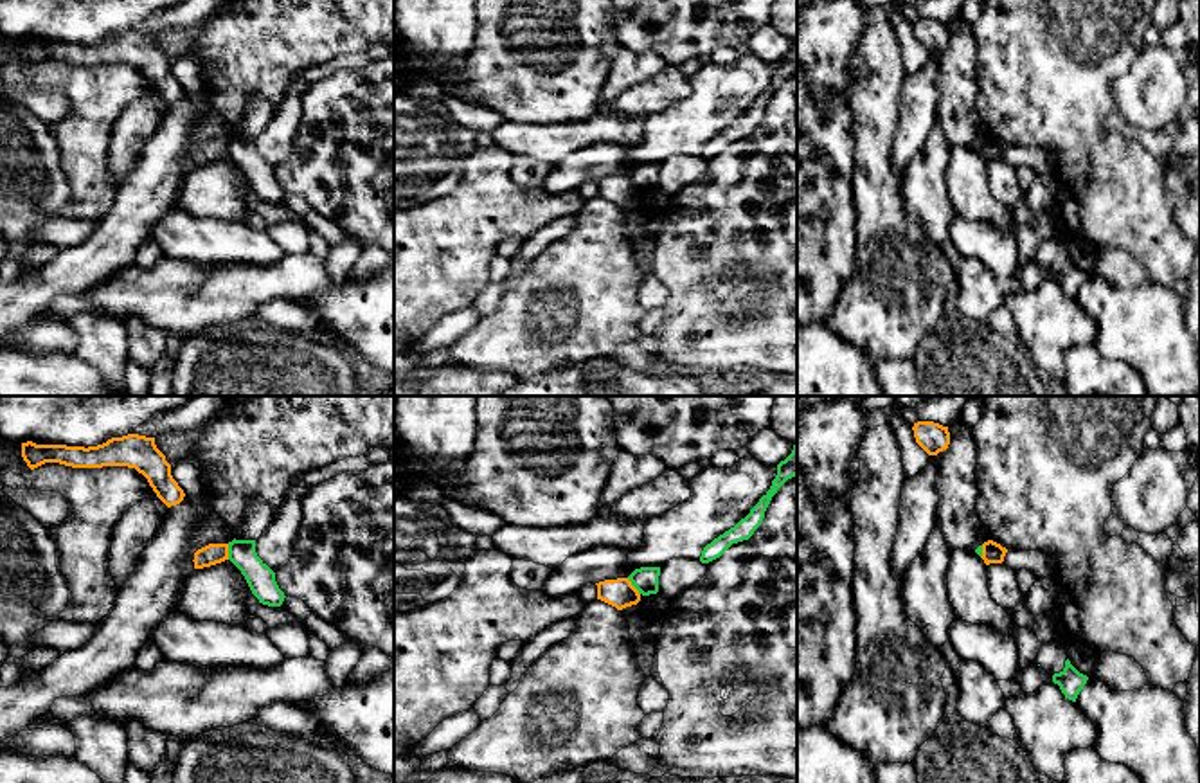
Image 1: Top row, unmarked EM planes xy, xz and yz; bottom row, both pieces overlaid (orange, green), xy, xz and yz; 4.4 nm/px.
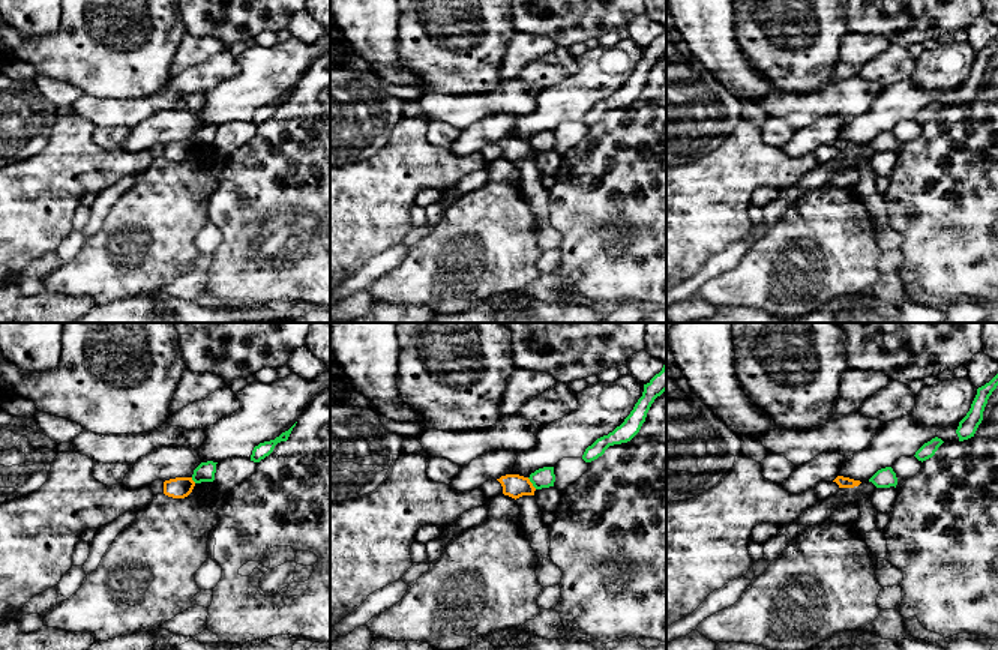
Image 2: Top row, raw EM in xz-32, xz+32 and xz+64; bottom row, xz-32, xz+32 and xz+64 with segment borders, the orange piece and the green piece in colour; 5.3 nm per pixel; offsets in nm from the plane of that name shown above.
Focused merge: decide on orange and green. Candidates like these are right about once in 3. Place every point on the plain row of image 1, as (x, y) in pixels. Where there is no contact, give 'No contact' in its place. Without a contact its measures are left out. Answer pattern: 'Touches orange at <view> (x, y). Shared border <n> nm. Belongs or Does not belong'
Touches orange at xz (634, 184). Shared border 100 nm. Does not belong

